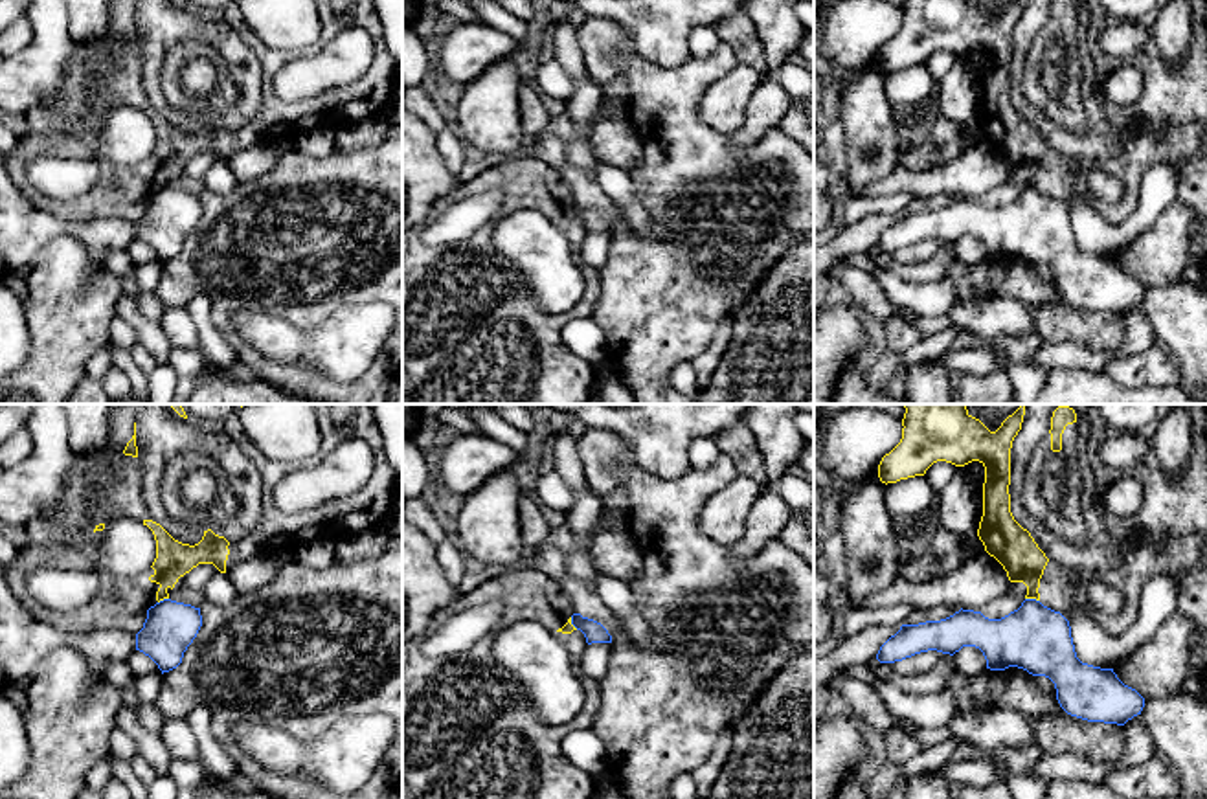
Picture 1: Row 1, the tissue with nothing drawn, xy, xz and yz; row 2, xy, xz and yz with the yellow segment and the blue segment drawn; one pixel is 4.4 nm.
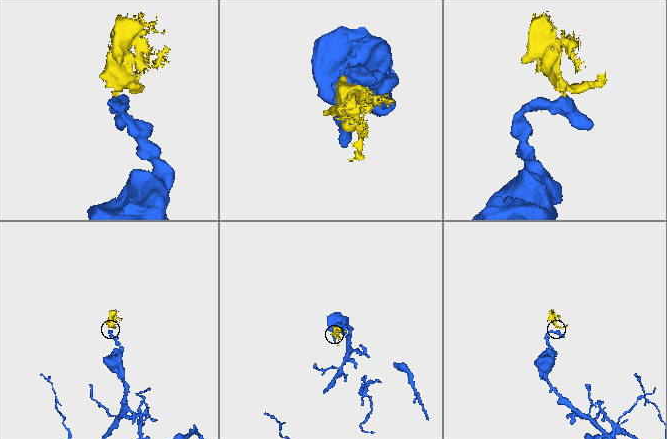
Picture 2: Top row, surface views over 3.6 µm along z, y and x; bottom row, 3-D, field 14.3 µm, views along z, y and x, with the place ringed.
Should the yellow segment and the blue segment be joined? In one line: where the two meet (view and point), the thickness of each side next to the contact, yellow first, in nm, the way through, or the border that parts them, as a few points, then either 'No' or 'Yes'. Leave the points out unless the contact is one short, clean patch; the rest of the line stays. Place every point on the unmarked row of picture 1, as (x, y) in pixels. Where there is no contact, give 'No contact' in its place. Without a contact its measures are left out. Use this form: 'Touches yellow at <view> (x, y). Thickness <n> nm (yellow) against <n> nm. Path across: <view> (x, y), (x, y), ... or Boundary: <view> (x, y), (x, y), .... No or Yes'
Touches yellow at yz (1033, 186). Thickness 190 nm (yellow) against 300 nm. Boundary: yz (1026, 186), (1038, 190). No

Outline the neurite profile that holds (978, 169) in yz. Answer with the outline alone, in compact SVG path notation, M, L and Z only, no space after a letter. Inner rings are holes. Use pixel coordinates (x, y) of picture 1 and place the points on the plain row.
M987 140L968 147L955 160L928 171L911 171L902 162L895 171L860 191L860 197L886 197L908 191L913 198L941 193L981 200L996 186L1007 184L1010 169L1003 154Z

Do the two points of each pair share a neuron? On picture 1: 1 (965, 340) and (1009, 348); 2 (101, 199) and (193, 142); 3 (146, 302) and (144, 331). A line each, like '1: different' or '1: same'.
1: same
2: same
3: different

